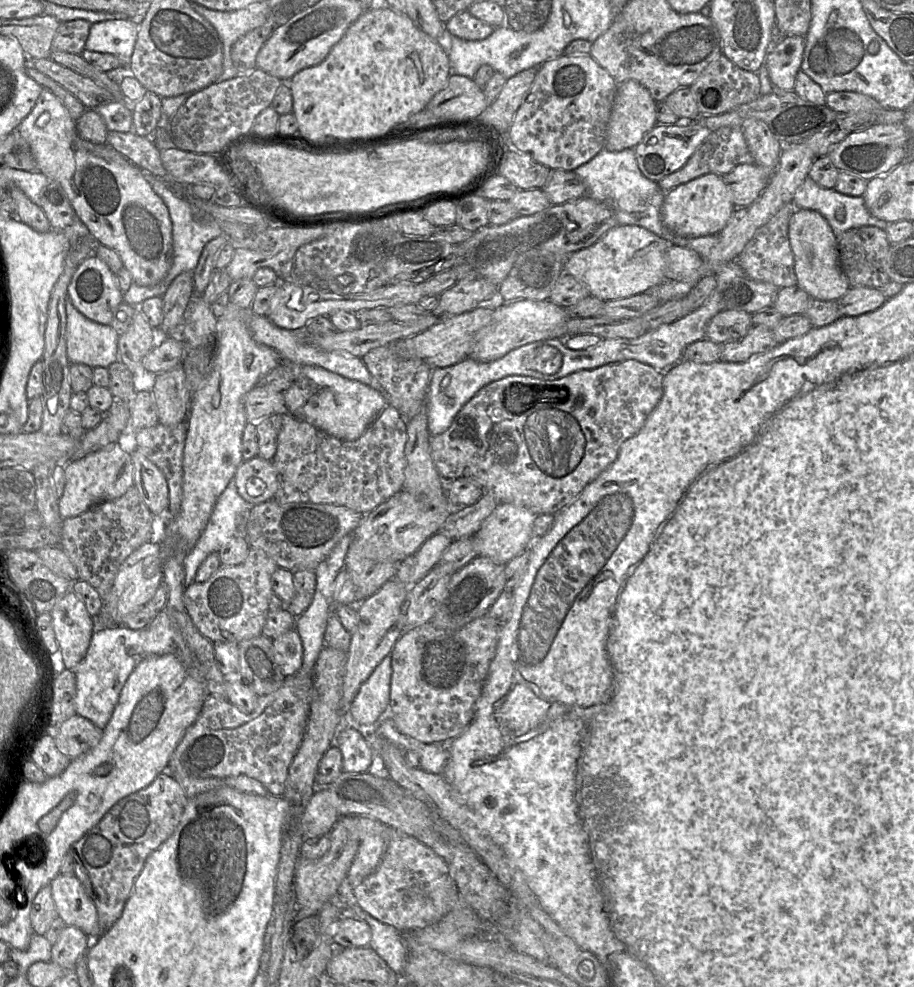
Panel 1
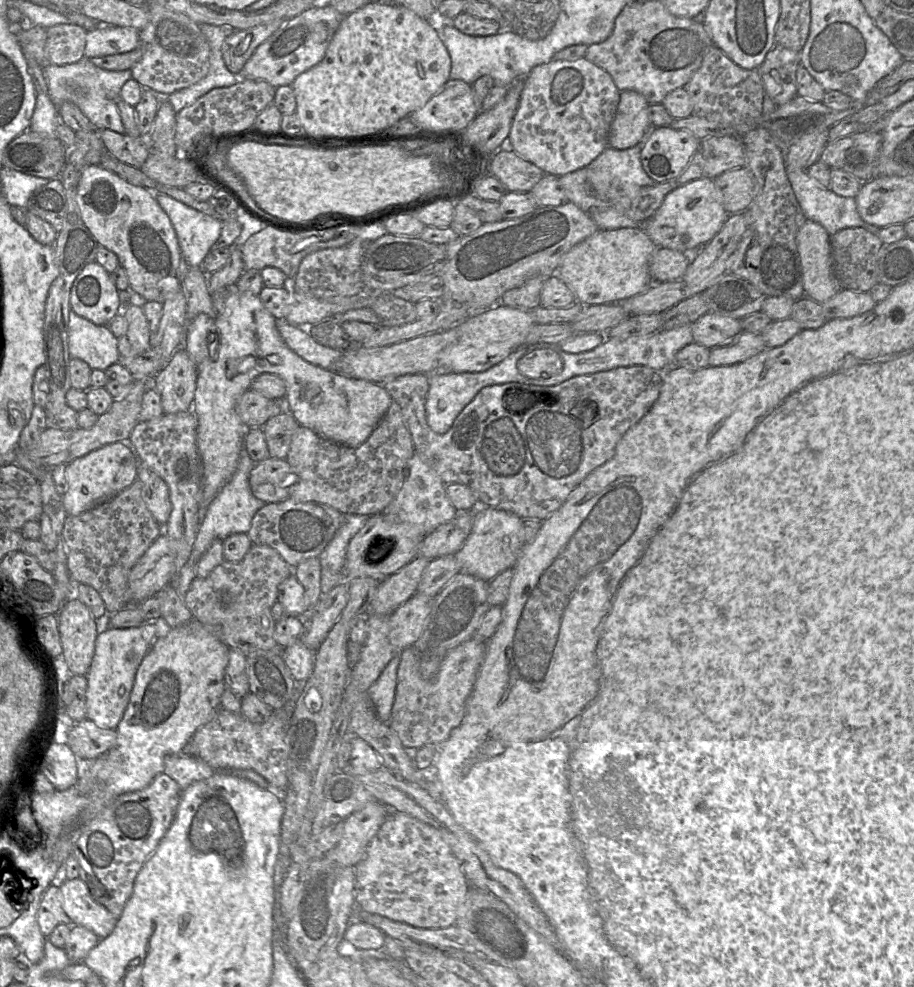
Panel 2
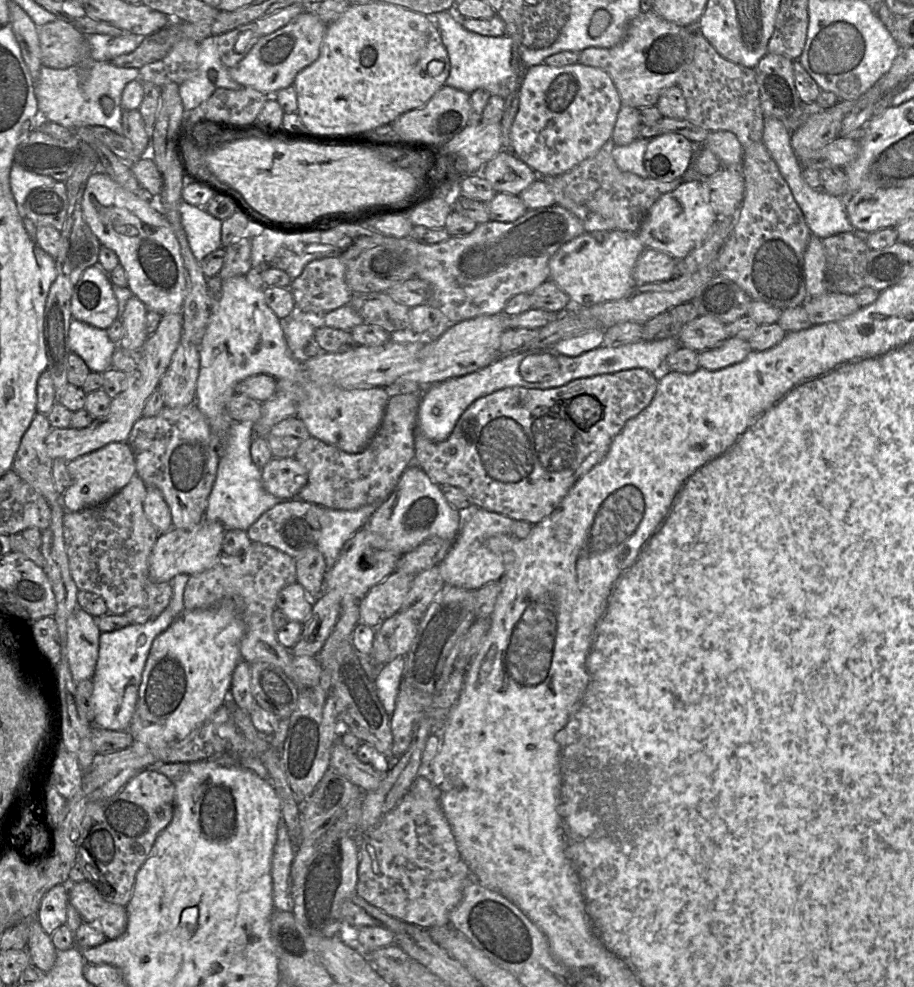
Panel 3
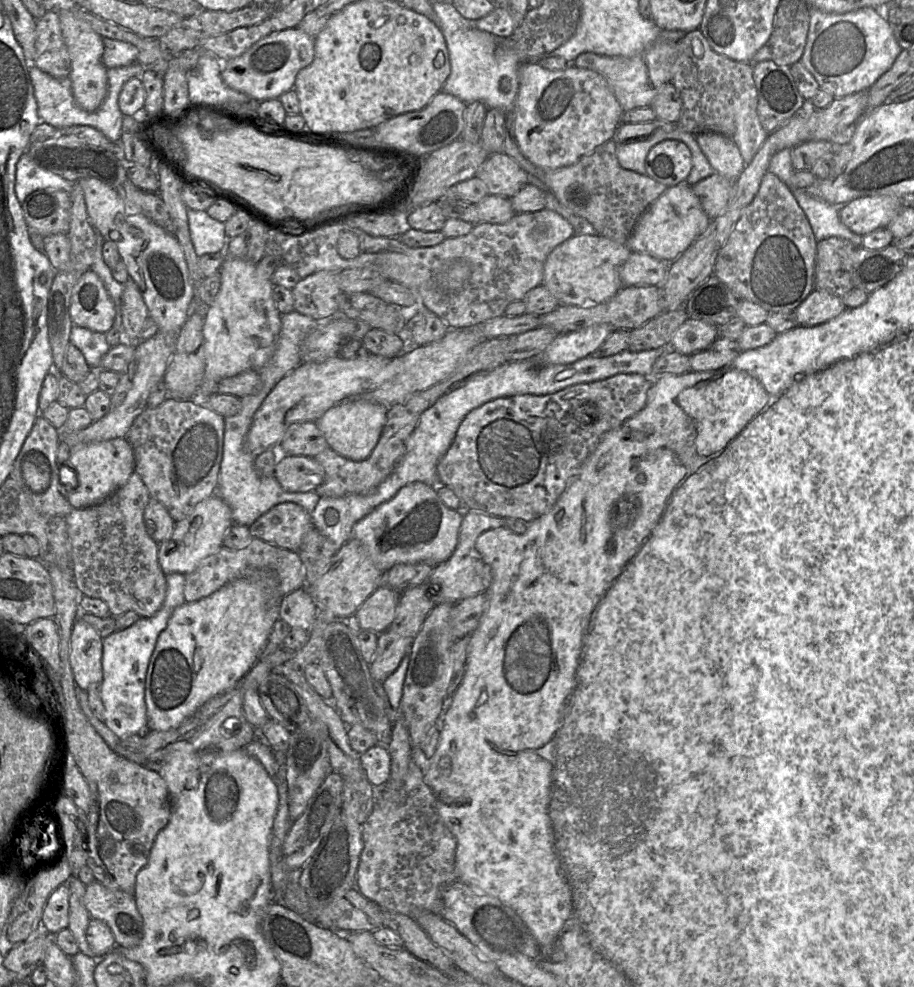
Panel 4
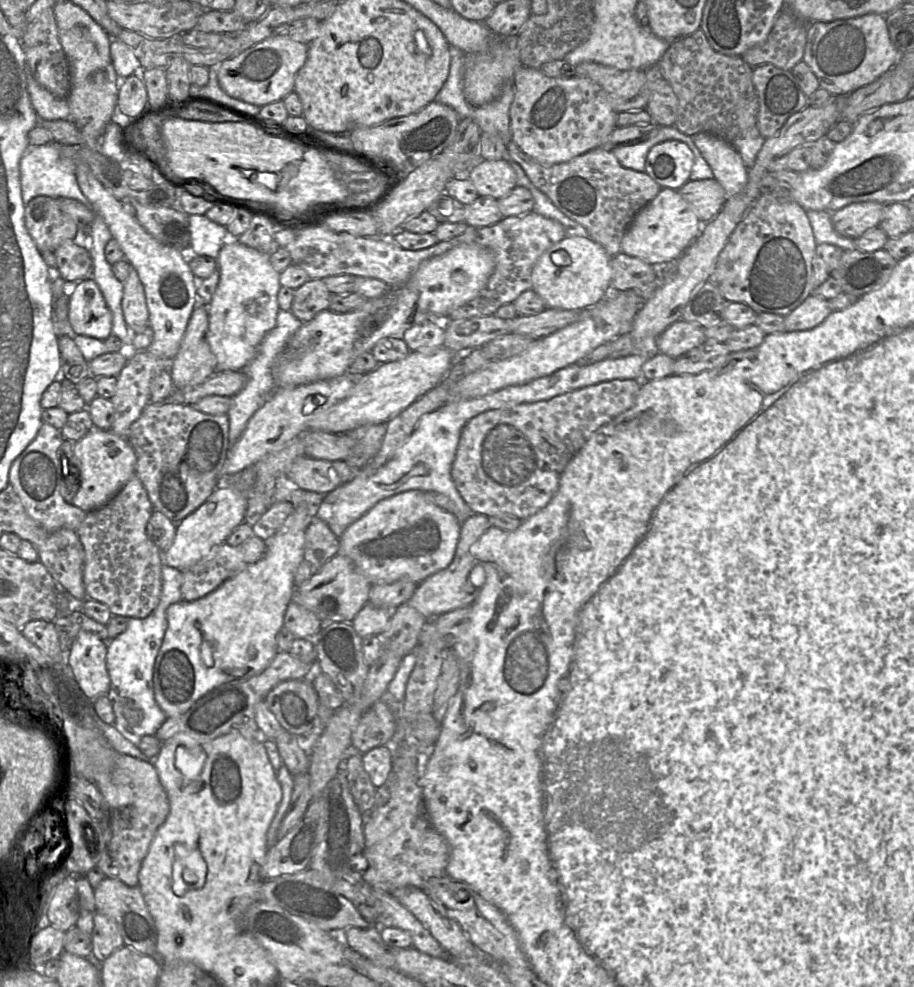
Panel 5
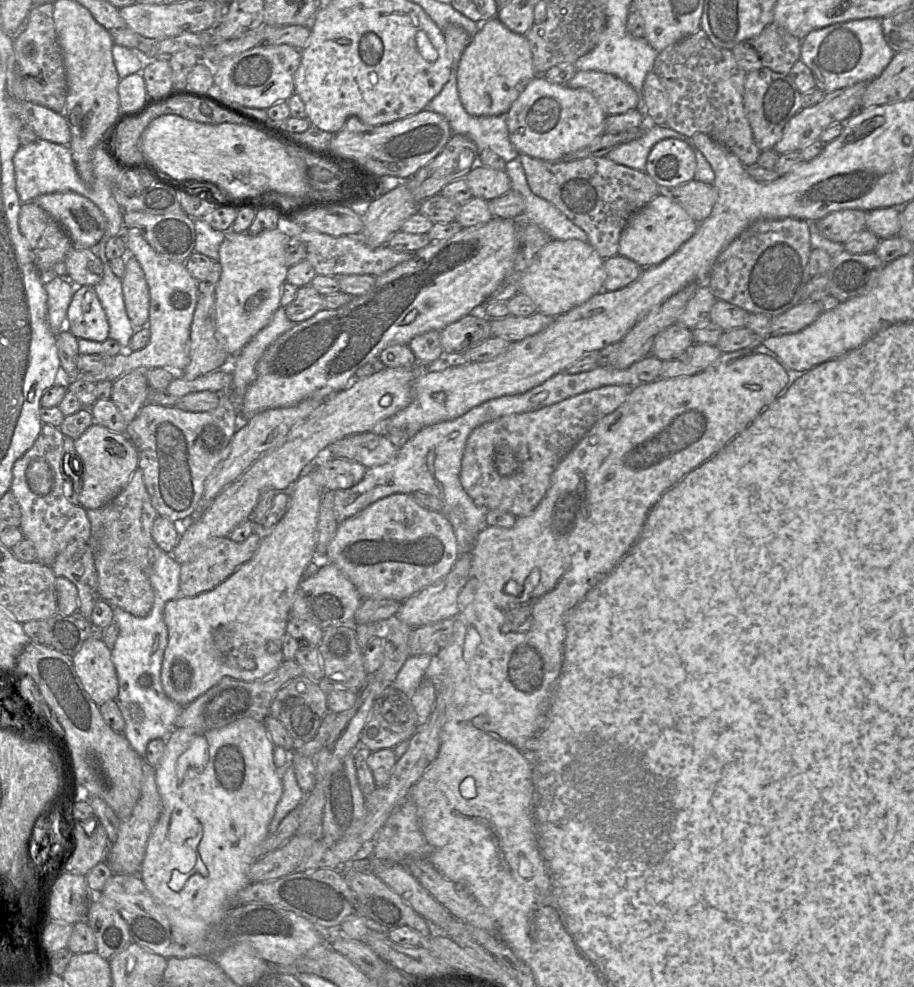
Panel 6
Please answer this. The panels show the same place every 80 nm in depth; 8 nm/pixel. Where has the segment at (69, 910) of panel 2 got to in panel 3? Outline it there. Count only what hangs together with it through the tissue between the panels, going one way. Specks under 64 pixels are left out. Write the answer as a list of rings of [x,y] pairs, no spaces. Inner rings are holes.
[[[86,880],[68,885],[68,903],[78,911],[83,922],[97,925],[107,939],[116,939],[127,930],[126,907],[106,901]]]

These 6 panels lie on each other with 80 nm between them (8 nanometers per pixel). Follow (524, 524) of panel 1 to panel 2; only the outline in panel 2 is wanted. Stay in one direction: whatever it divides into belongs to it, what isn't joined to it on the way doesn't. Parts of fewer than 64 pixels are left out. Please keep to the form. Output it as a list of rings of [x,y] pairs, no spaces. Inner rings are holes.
[[[477,507],[471,532],[454,556],[459,573],[469,574],[489,582],[502,571],[512,568],[524,545],[522,518],[501,509]]]

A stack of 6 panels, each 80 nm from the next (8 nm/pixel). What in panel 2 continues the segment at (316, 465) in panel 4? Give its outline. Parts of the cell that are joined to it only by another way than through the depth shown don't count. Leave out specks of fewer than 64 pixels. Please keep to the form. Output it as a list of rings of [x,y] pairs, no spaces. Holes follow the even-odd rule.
[[[267,458],[255,463],[249,476],[253,495],[267,503],[276,503],[288,498],[289,487],[297,476],[285,459]]]

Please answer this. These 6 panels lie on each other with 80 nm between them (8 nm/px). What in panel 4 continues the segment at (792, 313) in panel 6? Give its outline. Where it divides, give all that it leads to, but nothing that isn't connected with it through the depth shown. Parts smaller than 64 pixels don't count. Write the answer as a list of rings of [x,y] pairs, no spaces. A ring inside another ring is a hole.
[[[814,289],[796,308],[799,326],[812,327],[828,322],[846,310],[841,297]]]

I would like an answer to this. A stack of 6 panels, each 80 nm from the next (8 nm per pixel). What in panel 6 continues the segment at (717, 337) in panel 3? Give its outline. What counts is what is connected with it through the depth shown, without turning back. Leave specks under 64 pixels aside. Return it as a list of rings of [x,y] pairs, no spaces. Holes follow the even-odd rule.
[[[674,323],[655,338],[650,355],[661,361],[668,361],[681,355],[693,344],[692,331],[679,323]]]

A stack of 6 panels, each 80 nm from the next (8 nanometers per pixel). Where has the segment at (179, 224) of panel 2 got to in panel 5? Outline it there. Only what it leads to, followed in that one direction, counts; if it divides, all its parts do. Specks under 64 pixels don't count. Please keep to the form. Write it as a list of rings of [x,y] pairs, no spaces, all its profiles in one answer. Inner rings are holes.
[[[189,215],[188,222],[190,227],[190,252],[186,253],[186,256],[210,256],[217,260],[219,252],[224,244],[228,241],[234,241],[237,237],[233,237],[228,233],[225,226],[219,225],[209,220],[206,215]]]

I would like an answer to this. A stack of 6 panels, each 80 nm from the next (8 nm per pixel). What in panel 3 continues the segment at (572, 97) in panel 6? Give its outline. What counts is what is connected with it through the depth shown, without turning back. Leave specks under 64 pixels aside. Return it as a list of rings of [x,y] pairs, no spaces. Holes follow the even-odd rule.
[[[579,62],[553,67],[544,63],[526,72],[519,110],[511,128],[512,152],[539,176],[559,176],[611,141],[622,102],[603,70]]]

